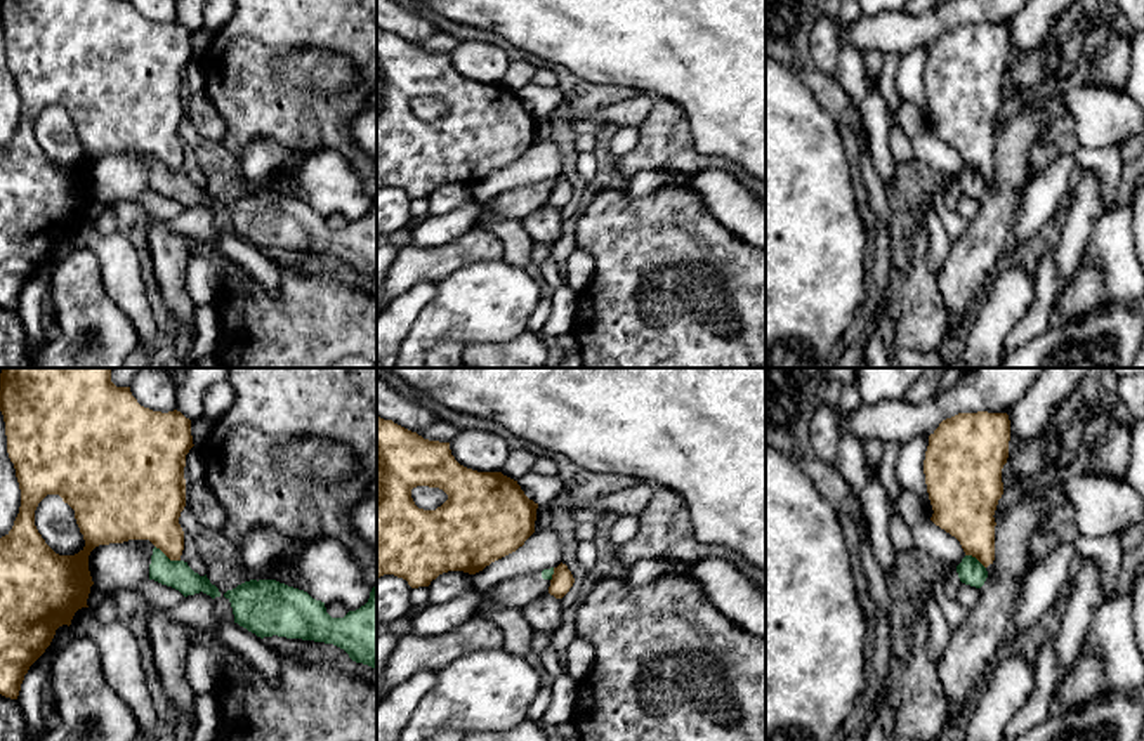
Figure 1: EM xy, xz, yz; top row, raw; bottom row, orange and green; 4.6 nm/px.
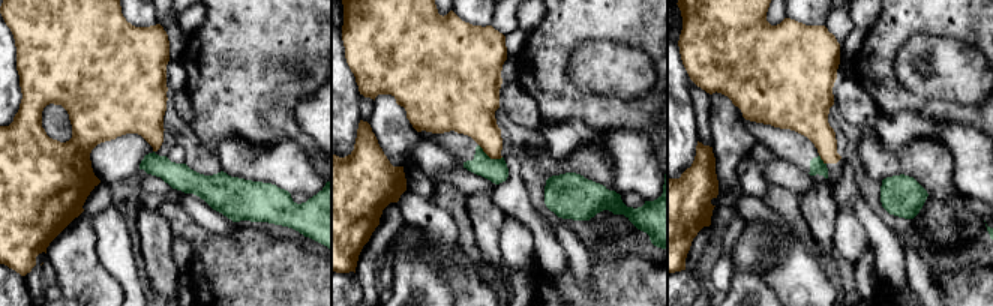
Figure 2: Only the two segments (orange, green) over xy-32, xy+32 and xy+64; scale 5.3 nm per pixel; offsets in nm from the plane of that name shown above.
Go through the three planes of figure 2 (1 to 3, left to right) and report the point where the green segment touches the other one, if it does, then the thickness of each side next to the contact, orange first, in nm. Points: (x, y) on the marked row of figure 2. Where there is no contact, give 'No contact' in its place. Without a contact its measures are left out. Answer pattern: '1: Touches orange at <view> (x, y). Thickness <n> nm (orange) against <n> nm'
1: No contact
2: Touches orange at xy+32 (489, 156). Thickness 240 nm (orange) against 130 nm
3: Touches orange at xy+64 (821, 158). Thickness 220 nm (orange) against 80 nm

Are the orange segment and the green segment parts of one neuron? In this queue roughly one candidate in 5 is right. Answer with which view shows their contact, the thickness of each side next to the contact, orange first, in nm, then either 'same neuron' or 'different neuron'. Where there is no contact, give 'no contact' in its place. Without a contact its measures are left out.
meets orange in xy; 300 nm thick on the orange side, 130 nm on the other; different neuron

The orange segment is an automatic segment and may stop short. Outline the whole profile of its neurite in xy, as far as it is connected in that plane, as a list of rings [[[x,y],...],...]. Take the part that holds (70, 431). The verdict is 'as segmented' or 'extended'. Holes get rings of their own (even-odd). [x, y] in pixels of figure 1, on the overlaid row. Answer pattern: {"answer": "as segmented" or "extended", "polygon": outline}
{"answer": "as segmented", "polygon": [[[2,368],[0,373],[0,411],[5,422],[7,453],[16,469],[16,477],[21,489],[21,507],[14,521],[12,529],[0,538],[0,694],[10,699],[17,699],[21,684],[30,666],[45,652],[50,646],[56,630],[62,625],[71,625],[75,613],[87,606],[90,587],[94,585],[89,571],[89,555],[99,545],[123,543],[128,540],[149,540],[160,548],[170,561],[181,561],[184,550],[184,531],[179,524],[181,512],[186,507],[186,455],[194,446],[191,436],[191,420],[181,411],[168,413],[153,411],[137,403],[130,387],[116,387],[111,382],[113,368]],[[47,495],[59,495],[64,503],[75,510],[75,519],[83,534],[85,547],[75,555],[56,554],[42,538],[35,526],[35,510]]]}

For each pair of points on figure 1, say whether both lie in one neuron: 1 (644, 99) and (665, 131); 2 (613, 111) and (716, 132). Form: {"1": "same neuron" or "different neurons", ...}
{"1": "different neurons", "2": "different neurons"}

